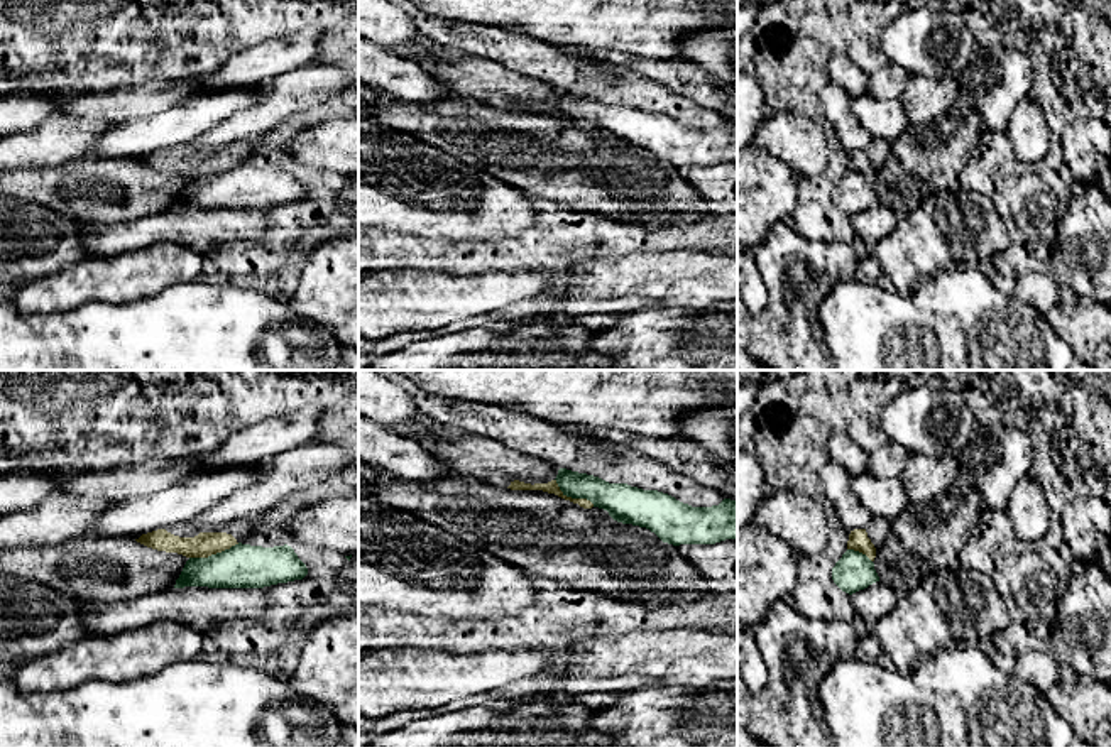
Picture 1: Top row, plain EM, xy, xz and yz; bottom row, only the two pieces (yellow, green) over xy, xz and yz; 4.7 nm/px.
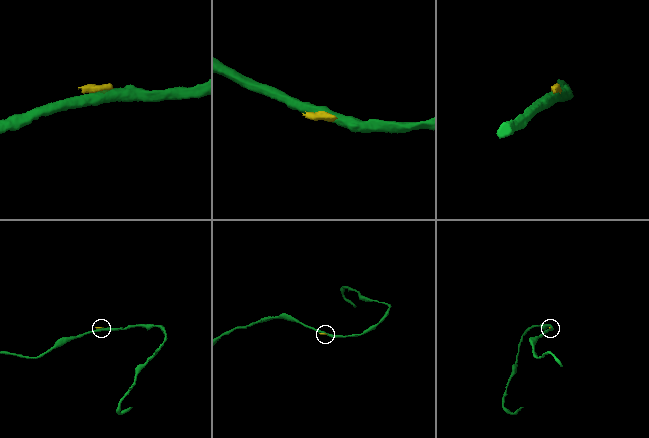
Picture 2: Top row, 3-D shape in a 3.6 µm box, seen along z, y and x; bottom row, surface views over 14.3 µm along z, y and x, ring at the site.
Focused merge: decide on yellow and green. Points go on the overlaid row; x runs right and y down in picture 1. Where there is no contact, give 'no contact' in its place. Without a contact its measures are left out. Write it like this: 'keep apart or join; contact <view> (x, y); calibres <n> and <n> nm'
keep apart; contact xy (213, 553); calibres 120 and 200 nm

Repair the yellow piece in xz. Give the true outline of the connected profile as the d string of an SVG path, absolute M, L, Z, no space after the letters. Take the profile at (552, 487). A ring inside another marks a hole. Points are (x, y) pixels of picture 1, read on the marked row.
M404 424L394 426L394 429L404 436L416 438L424 450L450 463L462 477L470 477L473 480L482 480L511 490L543 490L578 504L583 509L594 507L594 504L587 499L566 497L555 480L560 468L546 460L517 453L501 443L452 426L436 424L426 429L418 424Z

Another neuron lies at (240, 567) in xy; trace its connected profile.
M238 543L208 558L189 558L172 588L147 593L134 600L90 603L79 617L88 630L101 637L110 637L156 620L171 620L205 634L222 620L259 619L267 608L264 586L303 580L306 575L306 564L287 544L262 548Z

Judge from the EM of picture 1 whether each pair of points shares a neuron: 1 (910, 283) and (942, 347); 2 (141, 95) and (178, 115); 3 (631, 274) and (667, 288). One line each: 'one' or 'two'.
1: two
2: two
3: one

